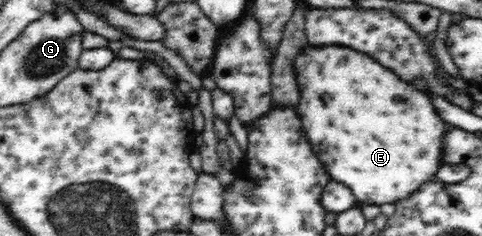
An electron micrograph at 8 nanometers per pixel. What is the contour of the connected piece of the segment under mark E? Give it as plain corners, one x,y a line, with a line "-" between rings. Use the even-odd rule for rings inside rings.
312,46
305,47
297,57
295,57
295,72
297,72
297,85
301,89
301,99
299,99
299,105
297,105
297,111
299,111
299,117
301,117
301,123
303,123
303,131
307,135
307,141
311,143
311,149
315,151
315,155
319,155
319,161
323,165
327,165
327,173
331,175
331,179
343,183
345,187
349,187
353,191
353,195
361,201
361,203
367,203
367,205
383,205
383,203
395,203
399,199
405,199
409,193
413,193
415,189
419,189
425,181
433,179
437,169
439,169
439,155
441,155
441,139
443,139
443,133
447,129
447,125
437,117
437,113
433,111
431,107
431,101
415,91
413,87
407,87
405,81
401,81
399,77
393,71
385,69
385,67
379,65
375,59
368,57
366,54
359,51
351,50
347,47
340,46
-
339,87
341,87
341,131
339,131

